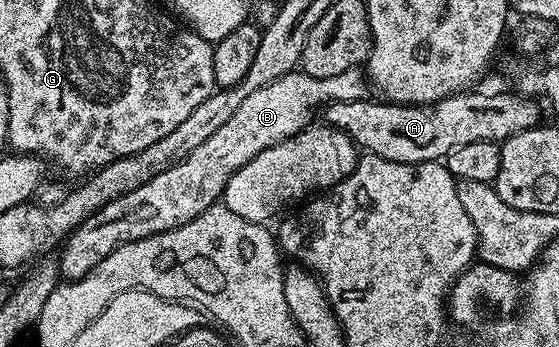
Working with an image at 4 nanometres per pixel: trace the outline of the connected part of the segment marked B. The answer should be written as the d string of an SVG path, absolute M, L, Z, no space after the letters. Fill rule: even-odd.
M348 68L343 70L343 74L335 74L331 78L311 78L300 70L283 74L283 78L275 78L275 82L263 86L263 90L255 90L255 94L250 94L241 103L239 110L235 110L232 118L224 126L219 126L219 131L211 134L211 138L207 138L207 142L203 142L203 146L198 146L191 154L187 154L187 158L183 158L183 162L171 166L171 170L163 170L163 174L155 174L155 178L151 178L151 182L146 182L144 186L139 186L139 190L131 190L131 194L123 194L119 198L107 202L107 206L103 206L94 216L84 220L76 231L65 240L60 249L60 275L65 280L78 280L99 262L103 262L103 258L107 258L107 254L119 250L119 246L154 236L160 232L175 230L187 222L199 218L199 214L203 214L203 210L207 210L224 197L229 177L235 174L235 170L247 166L247 162L251 162L251 158L255 158L255 154L263 154L263 150L310 127L314 123L313 111L316 108L317 111L324 109L325 105L333 104L337 100L339 102L364 100L366 96L367 76L361 68Z

